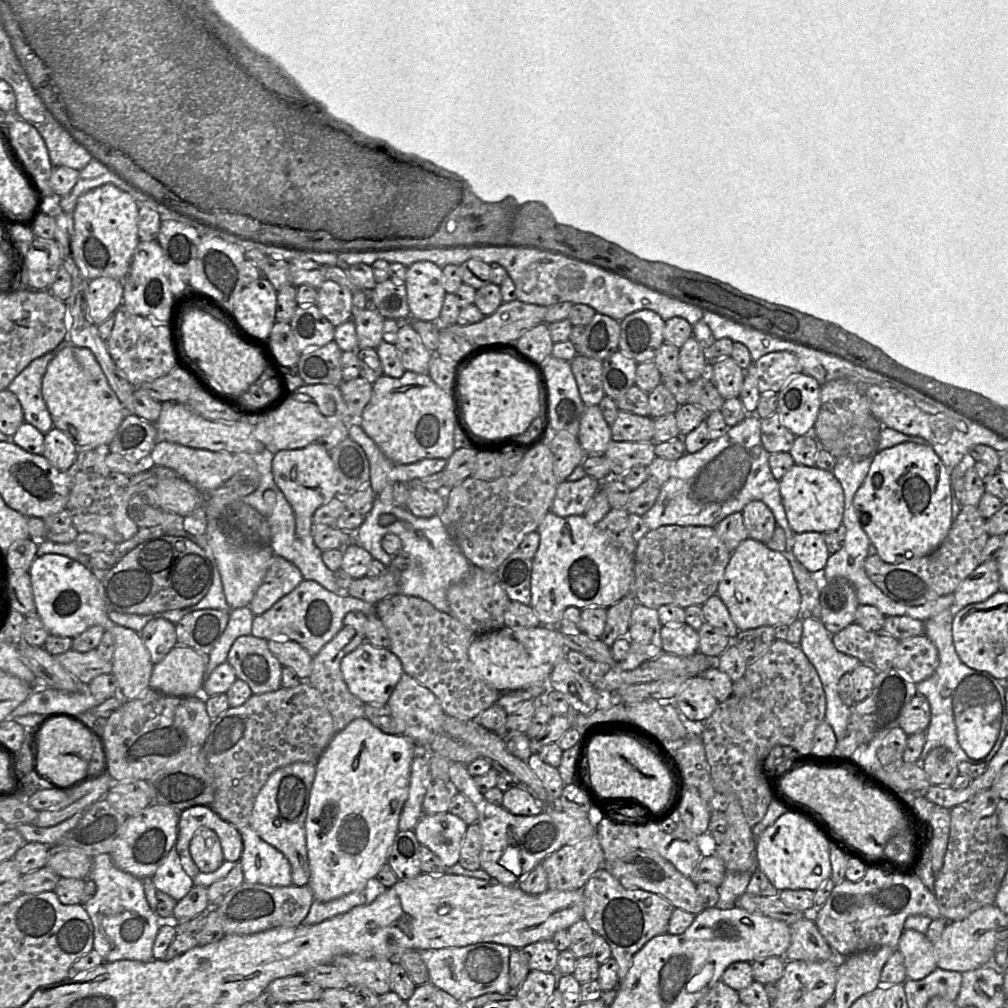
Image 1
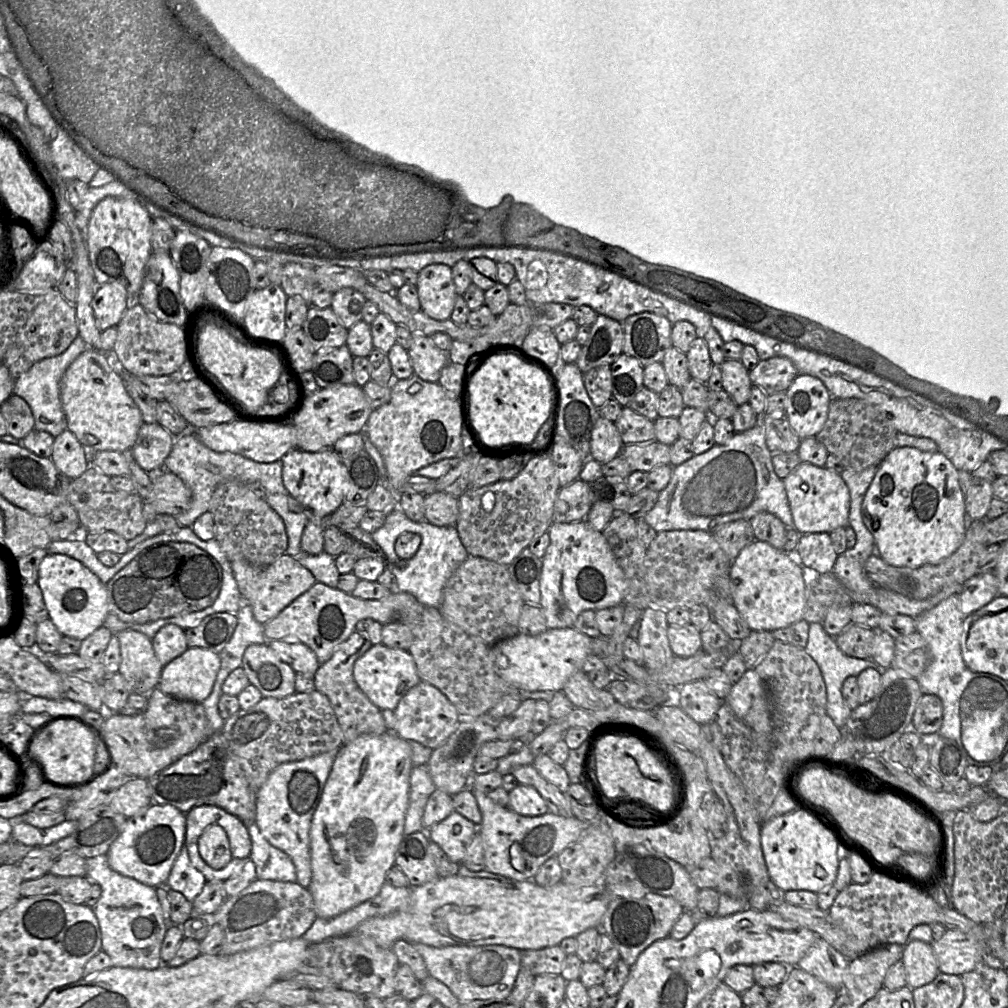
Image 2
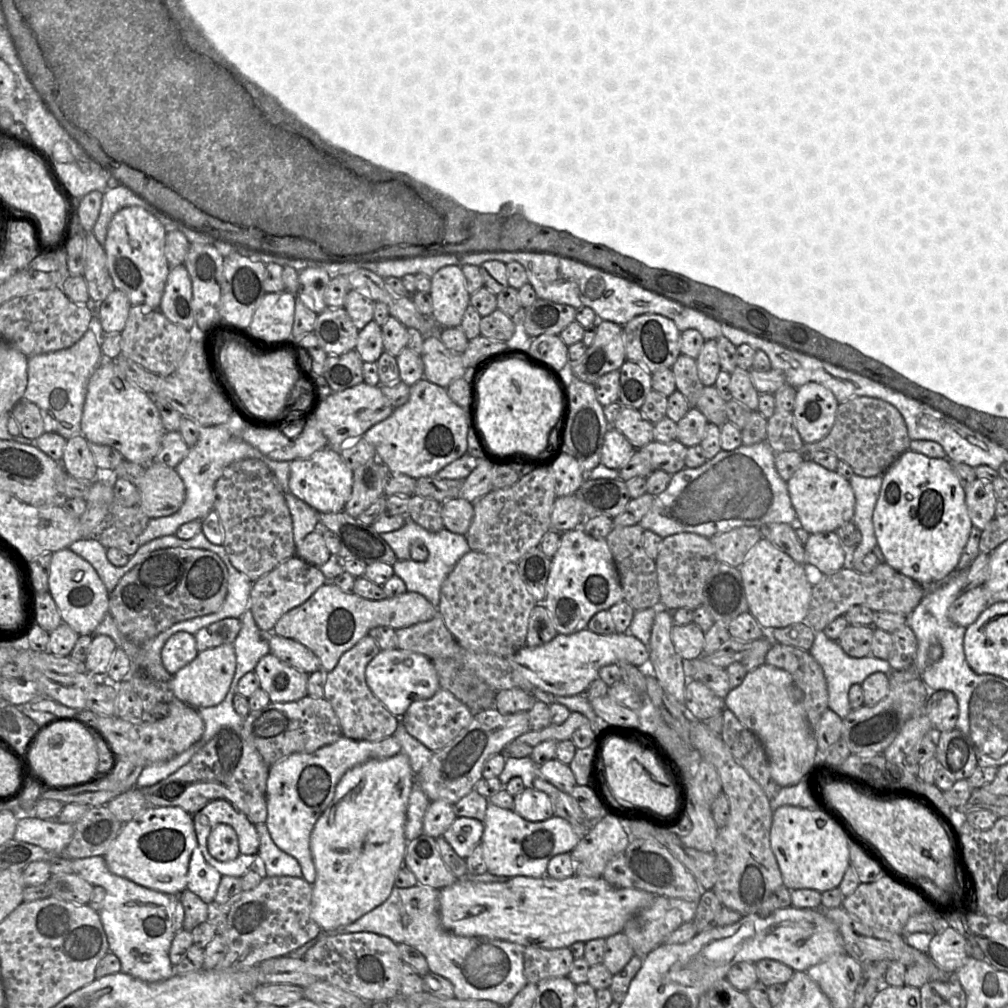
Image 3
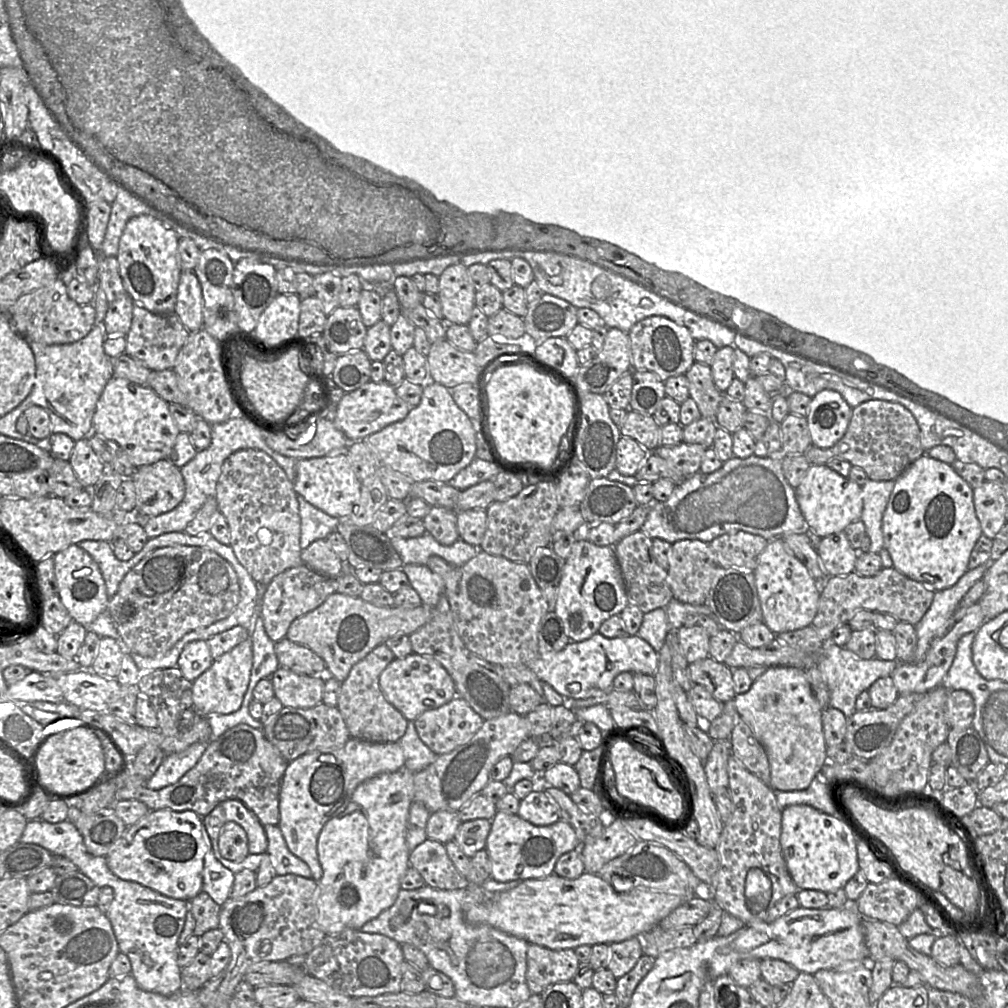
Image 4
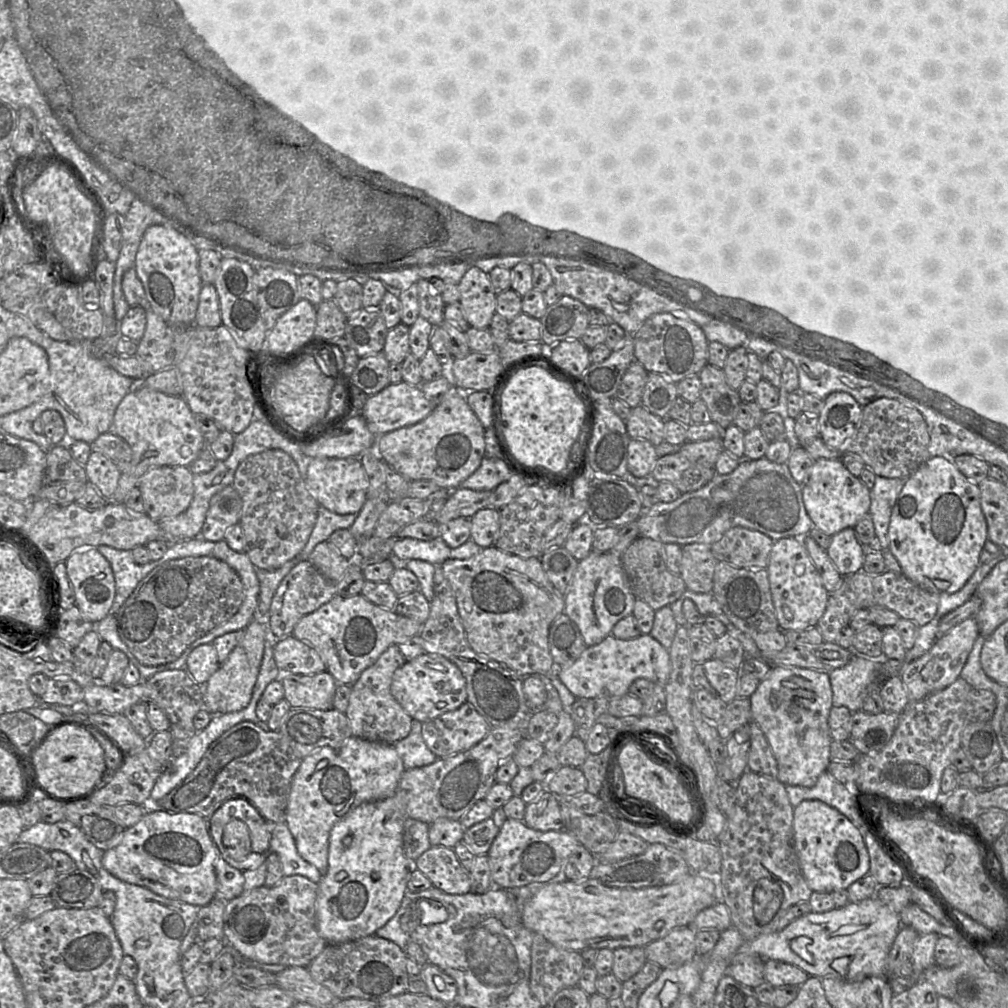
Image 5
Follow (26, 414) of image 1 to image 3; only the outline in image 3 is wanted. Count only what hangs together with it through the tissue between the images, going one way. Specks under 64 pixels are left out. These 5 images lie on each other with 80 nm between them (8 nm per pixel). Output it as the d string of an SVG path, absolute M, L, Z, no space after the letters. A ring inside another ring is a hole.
M92 330L70 348L28 358L27 387L23 399L40 409L47 433L70 439L81 435L81 419L90 377L103 361L101 340Z

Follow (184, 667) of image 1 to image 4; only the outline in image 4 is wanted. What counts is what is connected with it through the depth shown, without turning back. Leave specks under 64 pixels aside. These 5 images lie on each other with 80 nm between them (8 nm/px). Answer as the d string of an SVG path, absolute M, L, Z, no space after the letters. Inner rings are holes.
M248 637L213 660L211 666L192 681L193 709L201 715L229 714L240 709L247 691L253 663L252 641Z

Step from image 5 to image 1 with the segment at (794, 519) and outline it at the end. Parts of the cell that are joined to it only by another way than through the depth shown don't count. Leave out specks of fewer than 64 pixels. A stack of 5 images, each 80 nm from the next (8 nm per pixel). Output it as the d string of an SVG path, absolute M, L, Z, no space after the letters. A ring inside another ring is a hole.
M749 414L739 424L716 440L710 441L695 453L686 453L671 464L668 480L660 487L654 505L642 516L650 530L666 525L714 527L730 514L742 512L751 501L763 502L773 513L776 526L786 533L786 546L790 549L792 530L789 526L777 480L769 466L769 455L761 441L761 420L756 414Z

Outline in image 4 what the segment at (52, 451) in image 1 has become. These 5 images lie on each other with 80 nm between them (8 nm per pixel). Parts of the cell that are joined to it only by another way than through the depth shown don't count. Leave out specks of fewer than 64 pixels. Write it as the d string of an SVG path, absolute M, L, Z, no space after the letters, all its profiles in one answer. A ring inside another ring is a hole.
M89 438L75 441L69 459L77 478L86 489L91 489L105 473L105 464L89 444Z

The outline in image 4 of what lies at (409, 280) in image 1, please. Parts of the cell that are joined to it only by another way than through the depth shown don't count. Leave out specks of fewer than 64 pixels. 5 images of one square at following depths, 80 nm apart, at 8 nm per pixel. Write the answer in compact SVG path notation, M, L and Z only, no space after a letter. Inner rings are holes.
M456 264L438 277L438 293L442 318L448 324L468 325L475 305L476 290L468 268Z

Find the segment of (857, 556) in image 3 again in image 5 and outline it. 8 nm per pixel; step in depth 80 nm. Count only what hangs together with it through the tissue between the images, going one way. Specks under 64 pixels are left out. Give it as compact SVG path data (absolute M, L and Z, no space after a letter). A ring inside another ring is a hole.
M876 476L870 489L871 515L875 528L875 535L879 539L882 549L889 548L889 524L892 509L905 485L907 478L885 478Z

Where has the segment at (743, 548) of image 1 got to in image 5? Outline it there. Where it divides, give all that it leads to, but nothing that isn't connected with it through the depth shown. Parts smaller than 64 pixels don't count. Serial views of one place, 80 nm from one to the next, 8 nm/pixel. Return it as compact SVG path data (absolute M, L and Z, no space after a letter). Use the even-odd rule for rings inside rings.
M786 537L774 541L766 571L776 611L779 629L805 630L817 626L825 612L829 592L813 565L801 537Z

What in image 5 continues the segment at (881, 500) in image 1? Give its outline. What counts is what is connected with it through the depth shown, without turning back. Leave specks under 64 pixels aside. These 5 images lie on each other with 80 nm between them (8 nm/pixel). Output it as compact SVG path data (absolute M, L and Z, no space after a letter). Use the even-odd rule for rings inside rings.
M932 457L925 461L918 469L916 469L907 479L903 489L901 490L896 503L893 506L889 524L889 550L895 556L900 564L901 571L905 577L912 582L932 591L940 593L955 593L959 591L973 575L977 567L980 565L979 558L985 542L988 540L988 528L985 515L981 508L980 488L978 484L966 478L953 464L953 462L943 457Z

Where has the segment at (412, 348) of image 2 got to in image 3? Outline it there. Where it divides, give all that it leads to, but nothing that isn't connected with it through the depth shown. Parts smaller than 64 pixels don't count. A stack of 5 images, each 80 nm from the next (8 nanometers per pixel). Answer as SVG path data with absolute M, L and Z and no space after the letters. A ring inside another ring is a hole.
M438 335L424 337L420 357L424 364L423 379L442 388L447 388L459 378L471 382L476 371L474 365L468 371L463 364L462 355L446 348Z

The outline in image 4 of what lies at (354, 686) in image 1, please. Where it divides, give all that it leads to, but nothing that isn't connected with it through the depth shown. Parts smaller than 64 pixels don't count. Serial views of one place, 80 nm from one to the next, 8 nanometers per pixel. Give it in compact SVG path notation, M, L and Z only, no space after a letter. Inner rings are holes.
M415 653L405 658L394 658L382 671L379 686L385 699L410 722L457 696L454 682L445 668L434 659Z

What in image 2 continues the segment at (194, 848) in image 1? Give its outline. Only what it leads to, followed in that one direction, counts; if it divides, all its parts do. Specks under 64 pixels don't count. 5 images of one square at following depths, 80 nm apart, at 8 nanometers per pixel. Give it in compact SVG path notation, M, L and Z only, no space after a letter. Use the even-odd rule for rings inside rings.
M219 825L207 826L198 839L197 847L203 861L213 869L221 869L233 859L228 836Z

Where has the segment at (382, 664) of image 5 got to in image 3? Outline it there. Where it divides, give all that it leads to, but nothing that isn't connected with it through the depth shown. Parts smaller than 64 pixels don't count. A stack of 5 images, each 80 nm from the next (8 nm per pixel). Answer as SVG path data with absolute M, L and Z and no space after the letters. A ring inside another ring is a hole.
M364 636L343 653L336 667L326 674L324 698L330 702L338 717L343 737L356 741L379 742L392 737L399 725L399 719L388 711L366 683L366 667L380 650L373 638Z

